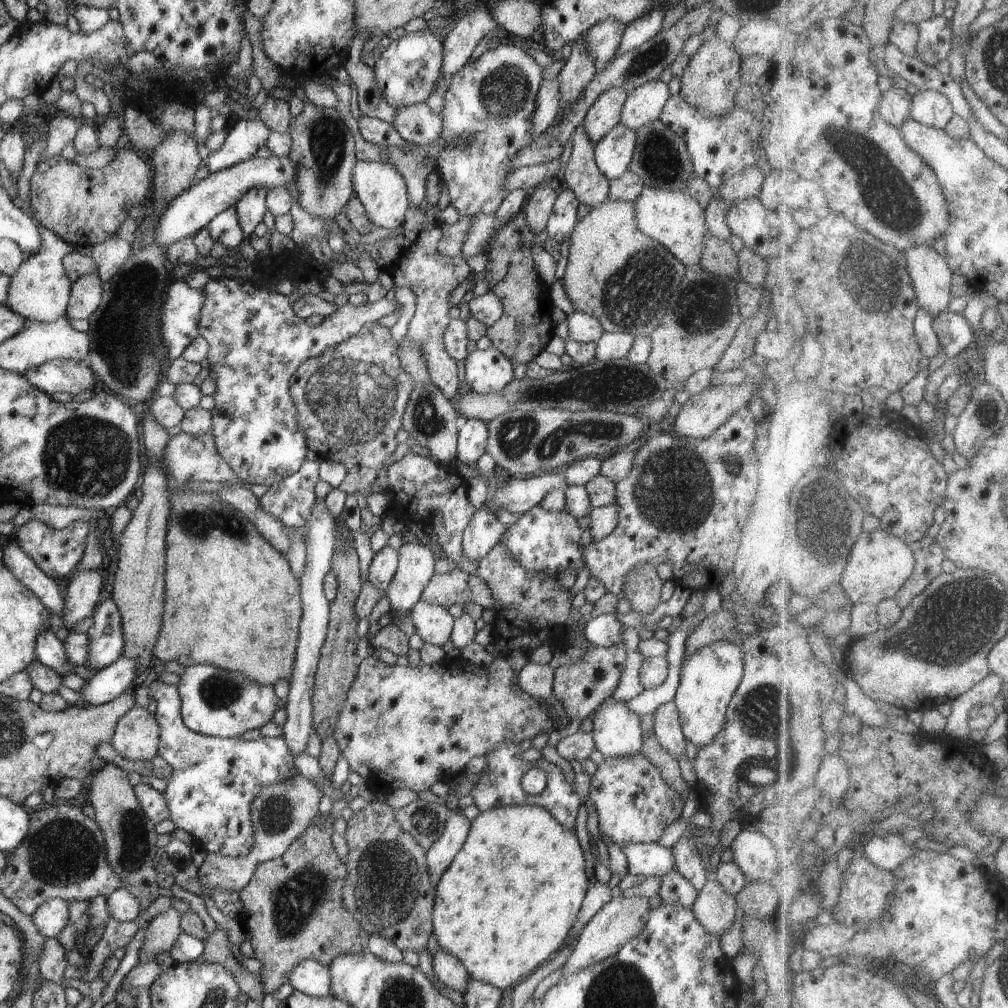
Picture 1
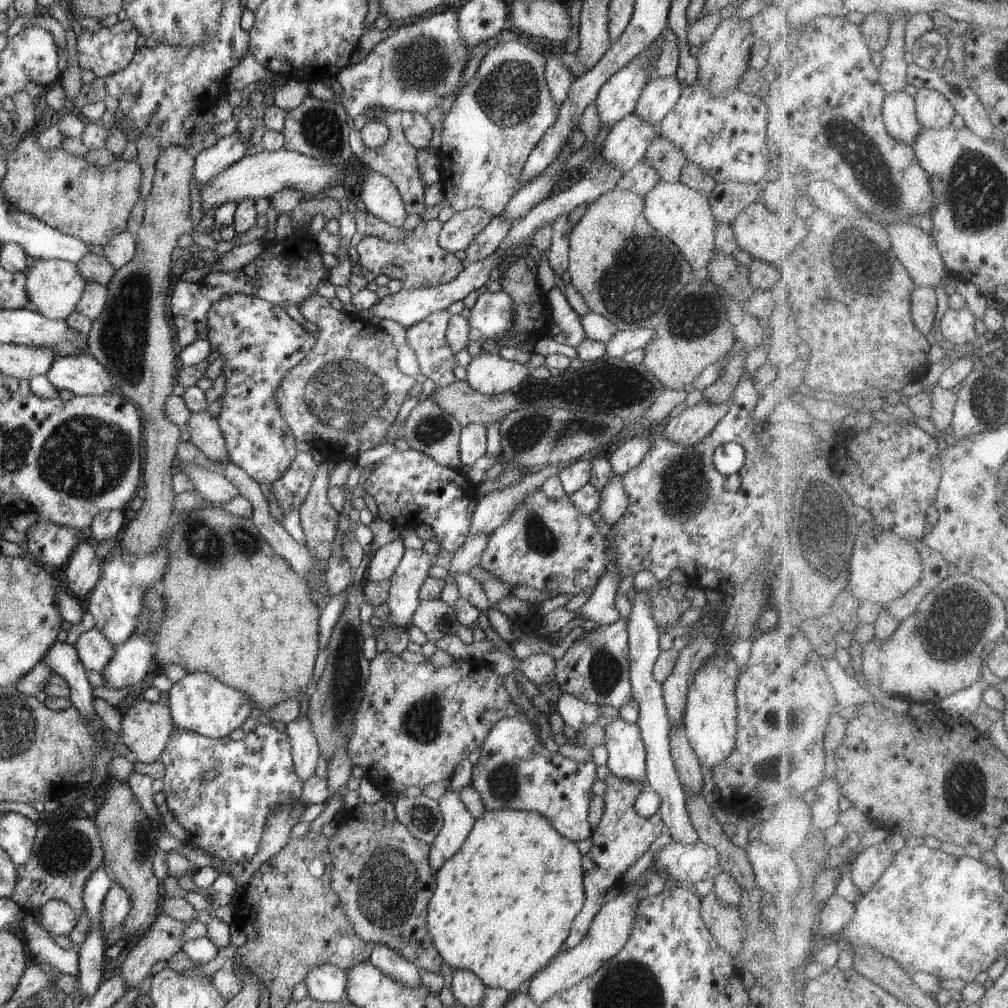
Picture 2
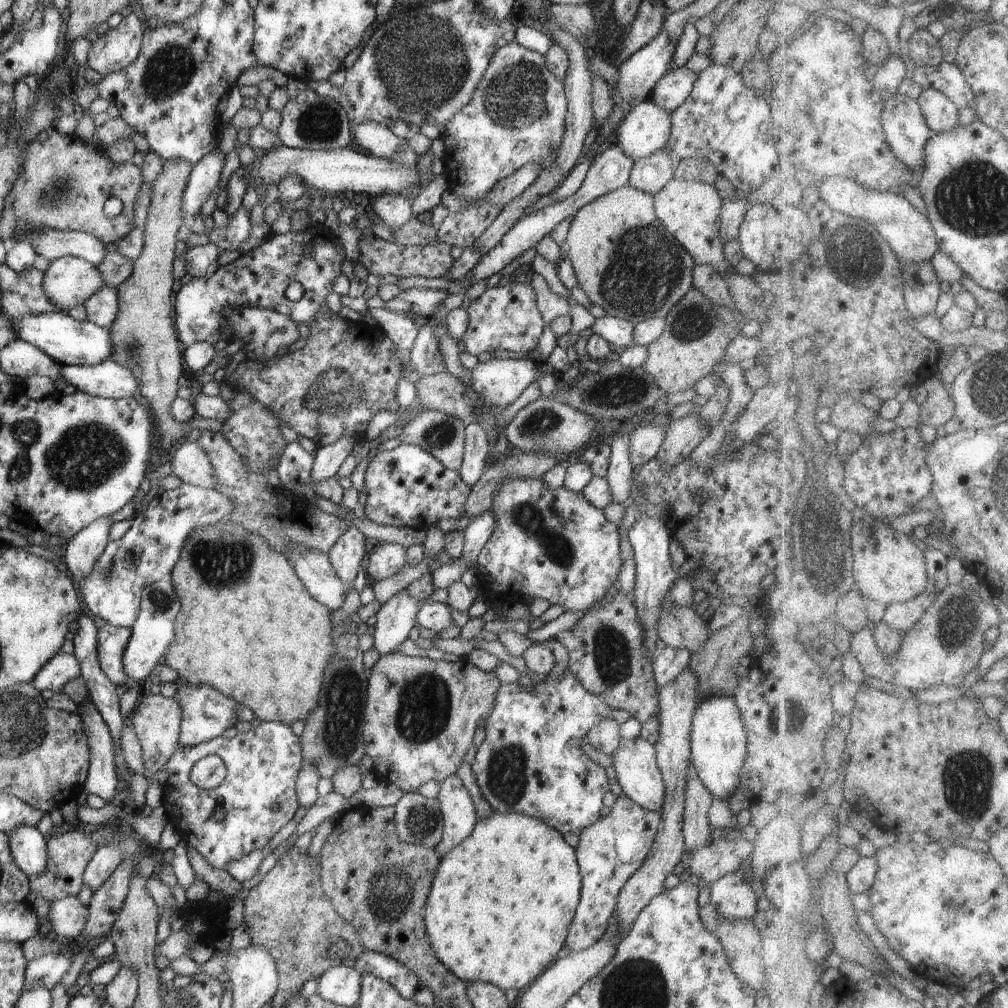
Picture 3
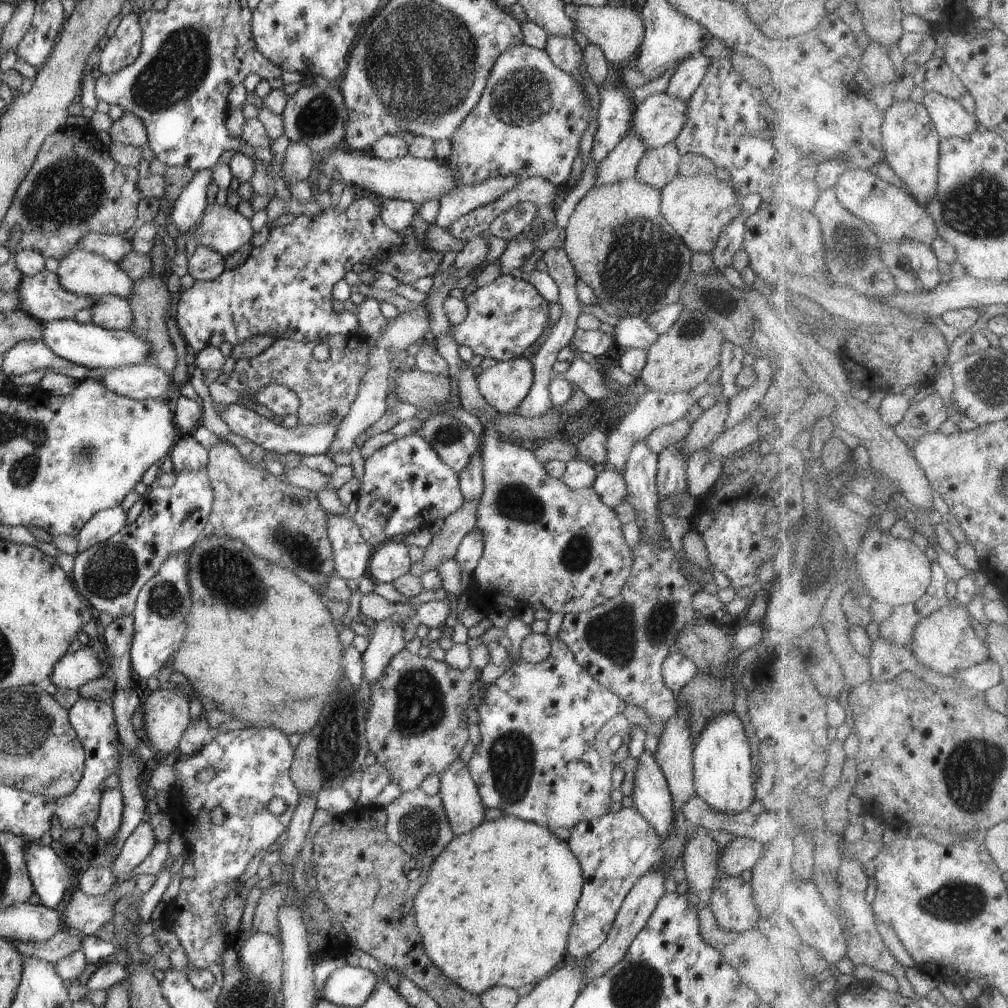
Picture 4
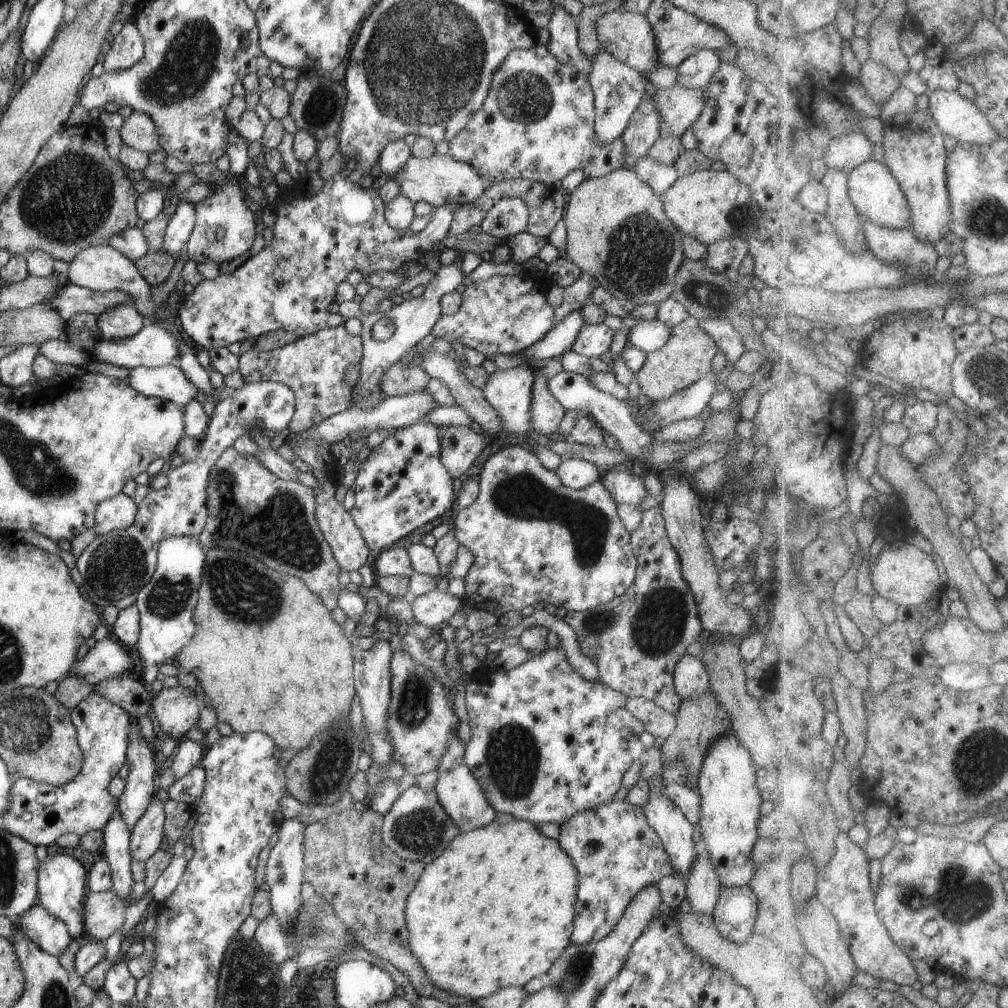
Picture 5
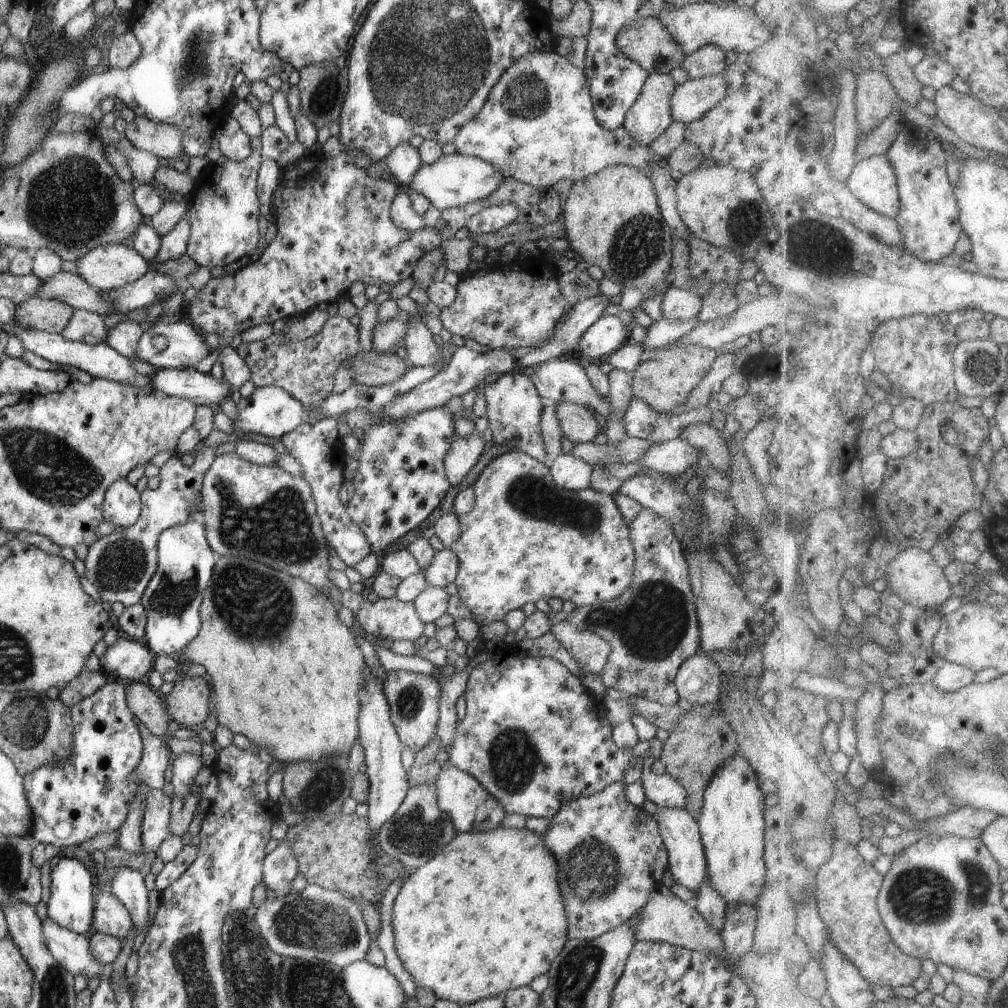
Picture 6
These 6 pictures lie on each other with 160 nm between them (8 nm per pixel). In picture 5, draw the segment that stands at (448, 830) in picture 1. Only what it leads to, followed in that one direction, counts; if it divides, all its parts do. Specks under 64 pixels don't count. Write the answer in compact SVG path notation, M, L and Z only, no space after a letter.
M457 735L448 744L448 748L446 748L442 760L440 760L440 765L437 769L439 776L434 786L434 792L440 806L442 806L451 821L456 824L459 833L476 830L496 820L496 810L486 801L486 796L482 788L480 788L480 784L478 784L468 766L464 764L465 752L466 743Z

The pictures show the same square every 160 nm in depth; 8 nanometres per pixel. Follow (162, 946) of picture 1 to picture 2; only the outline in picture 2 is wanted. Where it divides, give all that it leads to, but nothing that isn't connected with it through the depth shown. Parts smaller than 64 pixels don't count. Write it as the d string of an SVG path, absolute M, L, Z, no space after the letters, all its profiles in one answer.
M160 913L156 917L155 922L151 924L147 933L136 942L136 946L131 948L126 960L120 966L120 970L117 971L126 979L129 988L133 988L136 985L140 986L142 981L149 976L150 968L156 962L168 960L171 956L174 956L174 953L181 950L185 927L179 920L168 916L166 913Z

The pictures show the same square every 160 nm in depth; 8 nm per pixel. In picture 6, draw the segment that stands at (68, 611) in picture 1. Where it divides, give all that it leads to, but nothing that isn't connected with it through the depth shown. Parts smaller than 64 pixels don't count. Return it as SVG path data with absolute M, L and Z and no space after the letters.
M125 478L116 479L105 492L103 520L116 527L132 526L141 515L141 494Z

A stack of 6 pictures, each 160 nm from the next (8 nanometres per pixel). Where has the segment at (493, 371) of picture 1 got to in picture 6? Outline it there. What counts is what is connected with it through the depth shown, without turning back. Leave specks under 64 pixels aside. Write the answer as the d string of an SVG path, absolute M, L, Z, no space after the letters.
M522 372L506 373L495 382L487 384L483 393L487 400L485 416L489 422L488 432L492 435L492 443L506 444L514 451L529 454L541 463L549 464L550 458L540 428L542 398L532 379Z

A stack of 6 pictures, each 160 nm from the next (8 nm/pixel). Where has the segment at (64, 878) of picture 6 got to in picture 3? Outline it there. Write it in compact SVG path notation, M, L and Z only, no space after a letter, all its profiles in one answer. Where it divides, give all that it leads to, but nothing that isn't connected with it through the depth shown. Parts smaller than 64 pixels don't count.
M18 825L8 833L9 851L18 868L29 877L44 872L47 859L47 840L37 827Z

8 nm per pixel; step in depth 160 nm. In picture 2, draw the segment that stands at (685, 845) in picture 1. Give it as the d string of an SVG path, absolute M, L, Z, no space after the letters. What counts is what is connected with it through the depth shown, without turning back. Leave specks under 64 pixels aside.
M647 590L636 592L632 600L632 610L627 622L629 644L629 679L632 687L632 696L639 702L639 717L635 722L638 725L641 739L646 749L646 779L647 788L652 789L661 798L661 807L658 816L662 819L665 831L669 832L674 842L683 845L696 844L701 838L691 825L685 805L685 790L679 779L669 745L671 722L663 699L663 686L654 678L653 666L661 650L658 645L660 636L658 624L651 613L651 604Z

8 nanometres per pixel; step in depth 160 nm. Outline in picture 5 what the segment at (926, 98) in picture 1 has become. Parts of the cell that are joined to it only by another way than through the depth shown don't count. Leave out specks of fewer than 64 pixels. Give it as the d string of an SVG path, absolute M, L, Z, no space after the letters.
M940 89L933 91L930 95L930 112L939 121L942 130L946 136L954 137L958 142L986 144L997 141L1001 136L1001 132L991 123L988 115L979 104L975 101L964 98L958 91L947 91Z

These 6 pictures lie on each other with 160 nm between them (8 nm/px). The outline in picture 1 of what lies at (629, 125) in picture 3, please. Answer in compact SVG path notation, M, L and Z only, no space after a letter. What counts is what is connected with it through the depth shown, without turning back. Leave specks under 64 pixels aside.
M618 124L595 144L596 164L609 181L617 179L629 169L636 141L636 131Z

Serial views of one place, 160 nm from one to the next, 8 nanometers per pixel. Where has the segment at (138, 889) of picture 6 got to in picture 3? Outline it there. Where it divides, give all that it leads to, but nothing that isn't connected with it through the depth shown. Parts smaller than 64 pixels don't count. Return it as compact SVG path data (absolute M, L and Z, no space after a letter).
M90 698L77 706L89 746L89 769L83 788L87 794L96 794L111 803L119 786L115 763L116 747L110 729Z

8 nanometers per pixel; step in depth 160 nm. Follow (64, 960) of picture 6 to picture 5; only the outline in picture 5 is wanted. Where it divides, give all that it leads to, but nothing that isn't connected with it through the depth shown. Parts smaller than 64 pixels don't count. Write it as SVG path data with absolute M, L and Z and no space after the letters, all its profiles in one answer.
M33 906L26 910L14 923L43 952L58 958L70 944L72 936L64 922L51 916L42 906Z

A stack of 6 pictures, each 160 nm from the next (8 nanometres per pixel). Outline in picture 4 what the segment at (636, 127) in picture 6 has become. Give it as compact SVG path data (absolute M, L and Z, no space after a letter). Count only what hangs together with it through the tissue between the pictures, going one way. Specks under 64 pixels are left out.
M628 133L622 140L597 164L594 186L616 184L632 178L641 158L648 148L636 135Z

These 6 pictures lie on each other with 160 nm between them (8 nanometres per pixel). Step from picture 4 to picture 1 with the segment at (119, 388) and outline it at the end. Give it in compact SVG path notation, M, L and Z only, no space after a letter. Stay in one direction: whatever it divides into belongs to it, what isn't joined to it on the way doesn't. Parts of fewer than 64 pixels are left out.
M54 359L28 369L24 378L40 392L72 392L76 395L84 390L93 390L95 375L87 361Z

